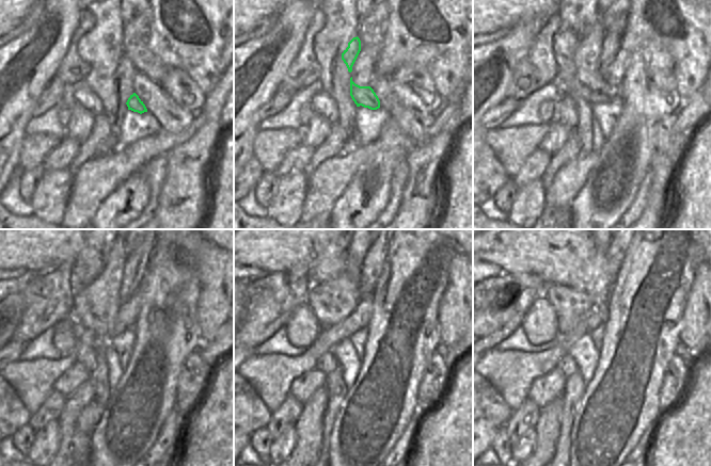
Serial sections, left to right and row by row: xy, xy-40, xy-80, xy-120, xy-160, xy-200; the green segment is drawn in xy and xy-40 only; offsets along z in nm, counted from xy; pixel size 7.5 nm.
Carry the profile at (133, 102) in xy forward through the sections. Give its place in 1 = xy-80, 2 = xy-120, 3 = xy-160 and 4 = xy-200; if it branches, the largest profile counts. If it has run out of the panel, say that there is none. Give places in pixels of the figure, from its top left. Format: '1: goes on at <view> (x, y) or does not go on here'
1: goes on at xy-80 (590, 84)
2: goes on at xy-120 (95, 307)
3: goes on at xy-160 (331, 303)
4: goes on at xy-200 (563, 299)

